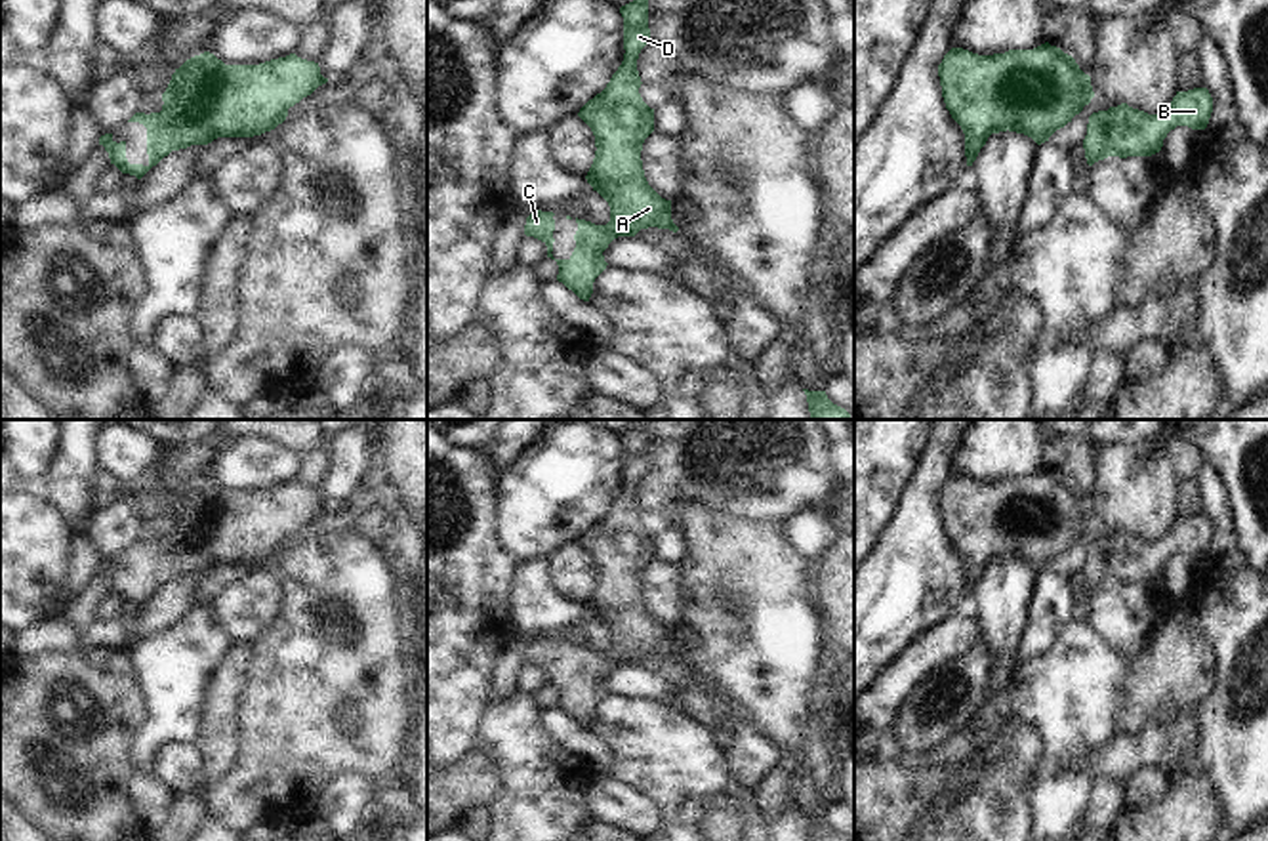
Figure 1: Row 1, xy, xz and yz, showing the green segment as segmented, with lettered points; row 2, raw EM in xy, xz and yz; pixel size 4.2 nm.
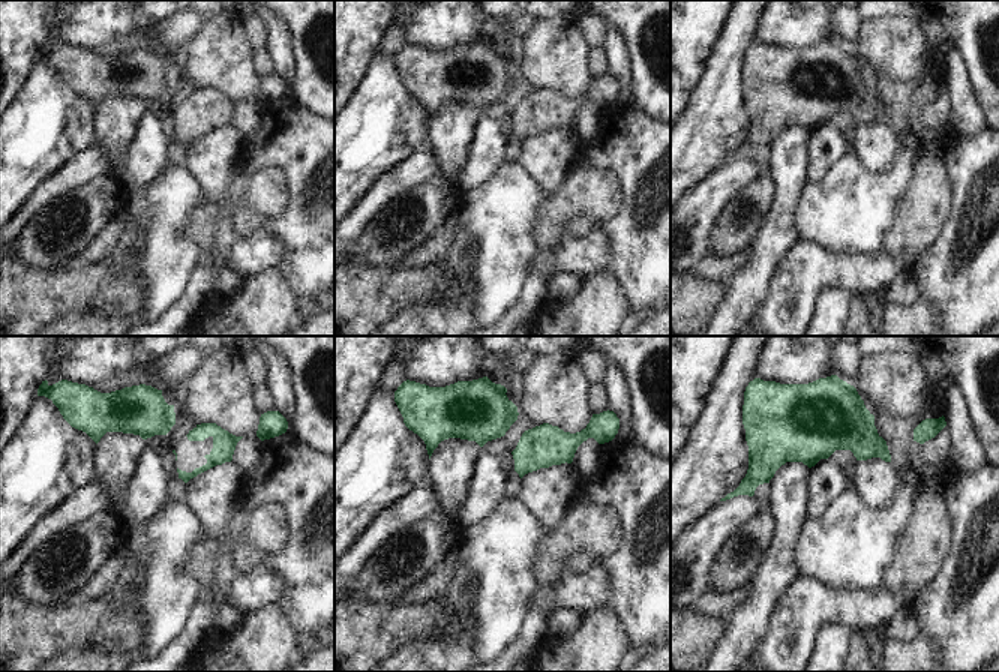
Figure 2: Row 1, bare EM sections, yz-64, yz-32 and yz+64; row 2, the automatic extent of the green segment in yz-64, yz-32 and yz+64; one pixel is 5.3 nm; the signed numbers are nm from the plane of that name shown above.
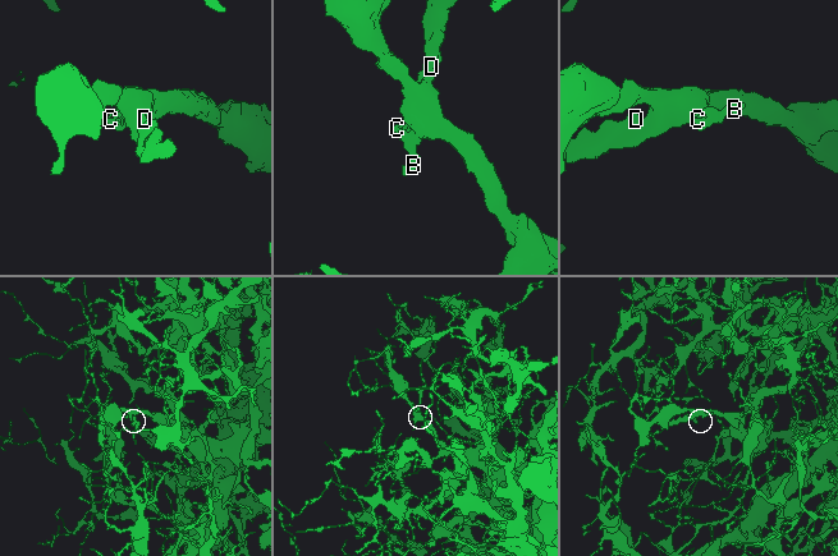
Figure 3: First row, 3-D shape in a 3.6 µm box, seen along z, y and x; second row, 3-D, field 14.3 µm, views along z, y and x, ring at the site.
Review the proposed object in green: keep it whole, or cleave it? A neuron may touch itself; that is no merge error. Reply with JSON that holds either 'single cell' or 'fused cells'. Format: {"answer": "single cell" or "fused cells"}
{"answer": "single cell"}

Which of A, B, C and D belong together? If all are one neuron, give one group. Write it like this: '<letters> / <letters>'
A B C D

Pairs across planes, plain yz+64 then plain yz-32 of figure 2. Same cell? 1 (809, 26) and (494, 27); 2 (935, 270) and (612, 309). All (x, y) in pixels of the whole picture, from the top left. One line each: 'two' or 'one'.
1: two
2: two

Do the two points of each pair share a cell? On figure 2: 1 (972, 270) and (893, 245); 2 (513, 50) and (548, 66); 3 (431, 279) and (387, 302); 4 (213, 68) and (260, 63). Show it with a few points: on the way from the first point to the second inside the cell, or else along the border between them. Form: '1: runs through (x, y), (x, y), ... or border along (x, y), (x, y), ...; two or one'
1: border along (942, 224), (938, 239), (912, 267); two
2: border along (524, 38), (524, 60), (518, 72); two
3: runs through (420, 284), (398, 291); one
4: border along (252, 51), (252, 69), (260, 78); two

